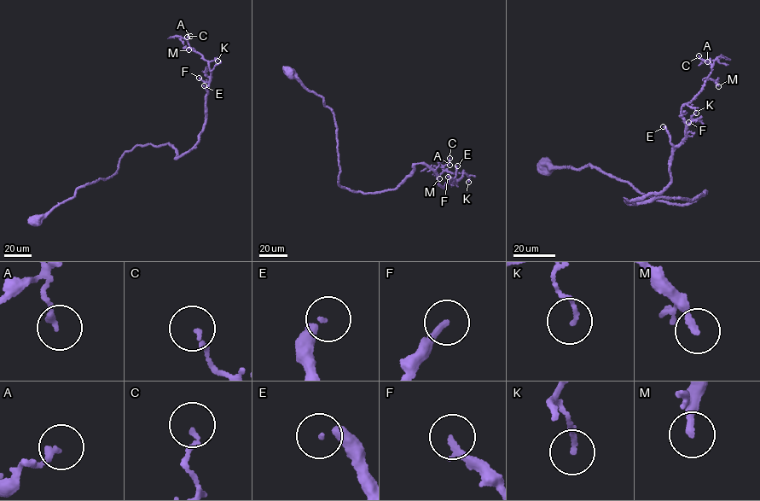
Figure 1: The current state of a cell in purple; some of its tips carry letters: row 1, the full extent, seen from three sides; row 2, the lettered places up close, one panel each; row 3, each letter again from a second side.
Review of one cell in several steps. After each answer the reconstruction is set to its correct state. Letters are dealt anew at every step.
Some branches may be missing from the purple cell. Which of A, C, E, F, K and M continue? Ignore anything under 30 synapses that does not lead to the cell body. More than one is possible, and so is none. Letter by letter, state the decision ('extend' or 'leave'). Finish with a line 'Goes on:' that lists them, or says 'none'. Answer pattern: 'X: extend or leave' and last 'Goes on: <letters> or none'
A: leave
C: leave
E: extend
F: extend
K: leave
M: extend
Goes on: E, F, M

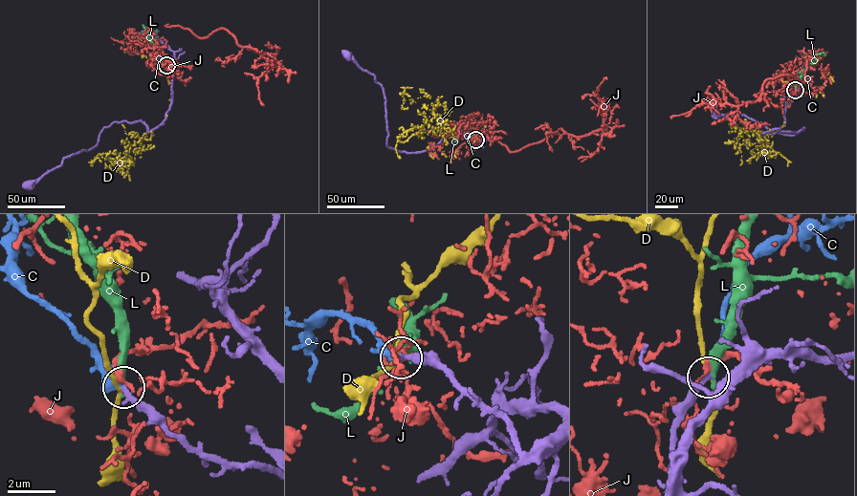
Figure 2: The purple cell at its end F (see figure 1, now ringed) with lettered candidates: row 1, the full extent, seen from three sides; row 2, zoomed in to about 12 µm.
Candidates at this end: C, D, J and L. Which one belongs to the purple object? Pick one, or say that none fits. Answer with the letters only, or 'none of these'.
C

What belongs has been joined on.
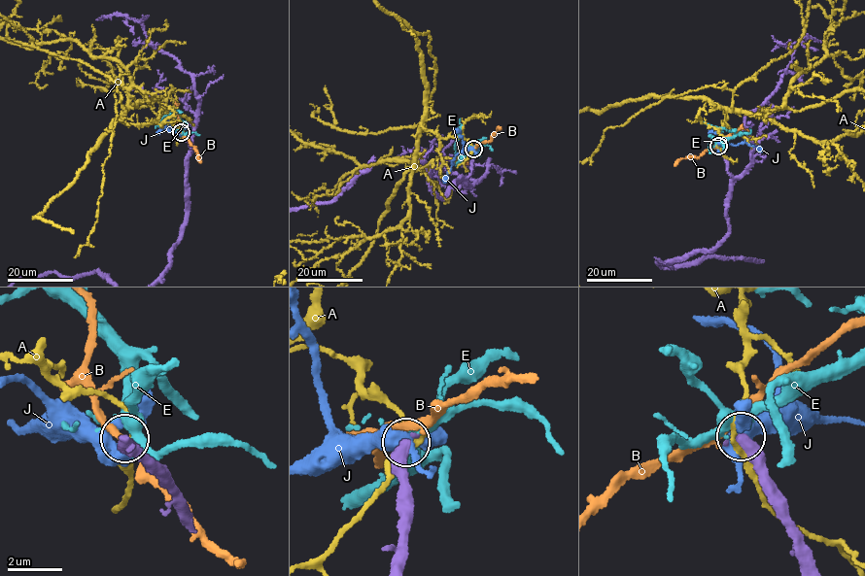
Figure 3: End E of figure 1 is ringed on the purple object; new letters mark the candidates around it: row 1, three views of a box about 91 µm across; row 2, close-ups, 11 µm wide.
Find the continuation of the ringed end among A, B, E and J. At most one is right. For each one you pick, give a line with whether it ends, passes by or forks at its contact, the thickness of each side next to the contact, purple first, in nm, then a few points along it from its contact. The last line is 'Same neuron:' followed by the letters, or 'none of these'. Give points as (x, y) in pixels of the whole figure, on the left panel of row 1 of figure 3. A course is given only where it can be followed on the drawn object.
Same neuron: none of these

